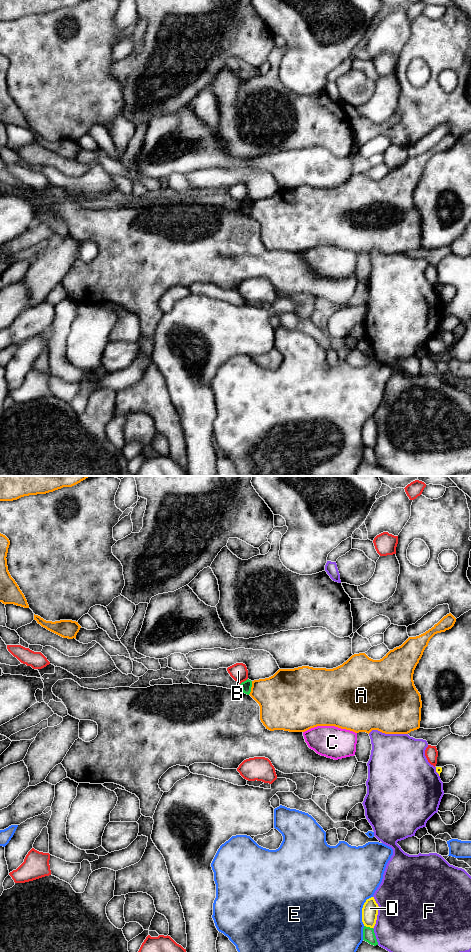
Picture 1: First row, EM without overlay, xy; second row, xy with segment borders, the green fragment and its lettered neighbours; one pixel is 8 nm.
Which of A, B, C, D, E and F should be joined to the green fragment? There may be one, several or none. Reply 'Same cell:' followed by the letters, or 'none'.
Same cell: none

